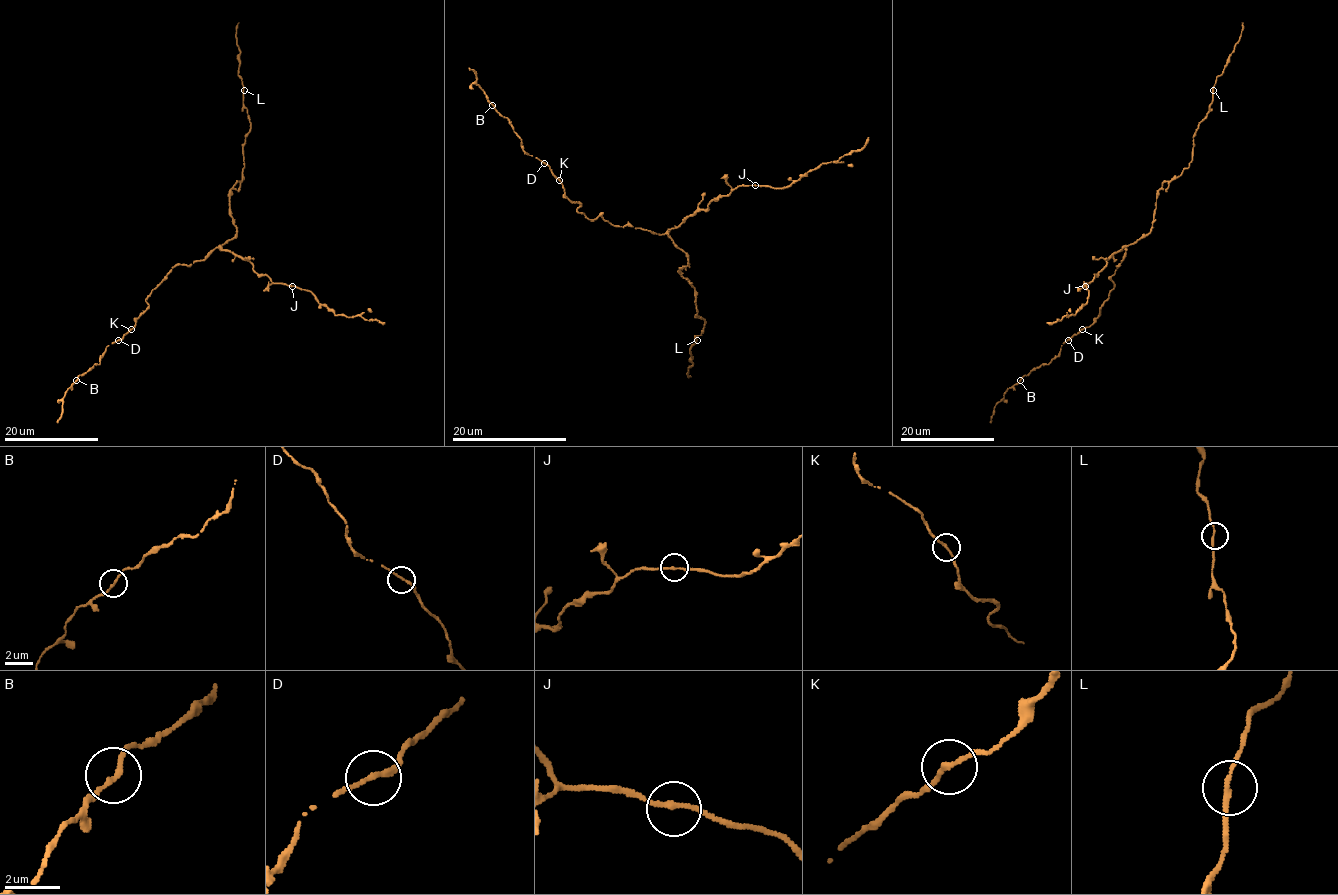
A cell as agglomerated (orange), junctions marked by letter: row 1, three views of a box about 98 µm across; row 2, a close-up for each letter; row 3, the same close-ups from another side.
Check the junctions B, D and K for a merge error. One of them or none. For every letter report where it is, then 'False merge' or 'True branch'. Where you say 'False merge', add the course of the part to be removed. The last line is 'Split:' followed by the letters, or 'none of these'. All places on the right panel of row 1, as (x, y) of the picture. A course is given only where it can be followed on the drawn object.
B: Place: (1020, 380). True branch
D: Place: (1068, 340). True branch
K: Place: (1082, 329). True branch
Split: none of these

